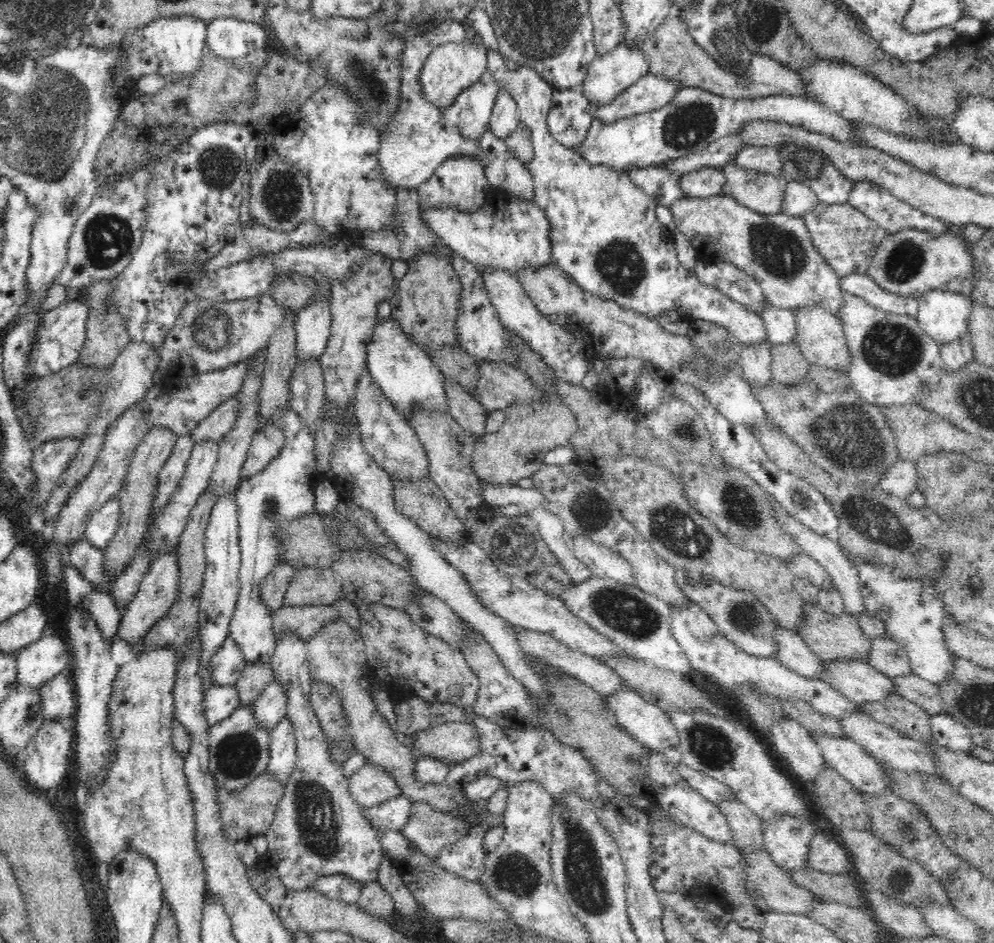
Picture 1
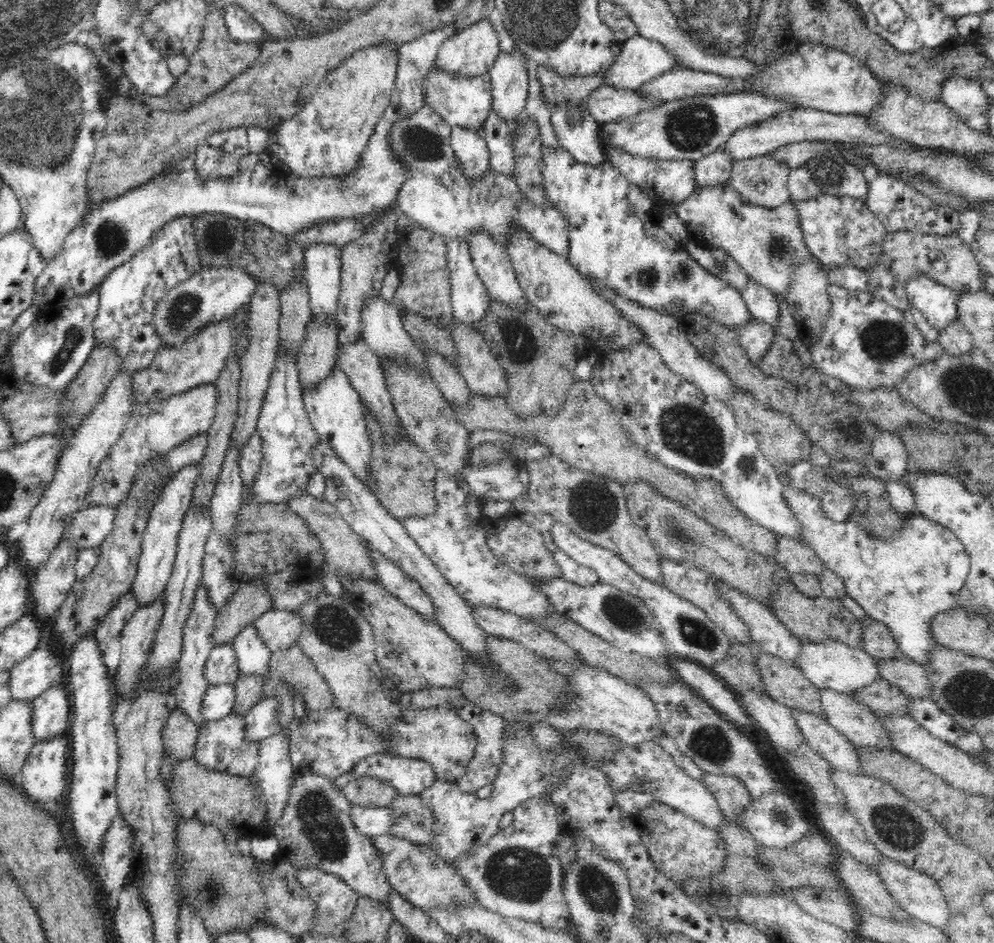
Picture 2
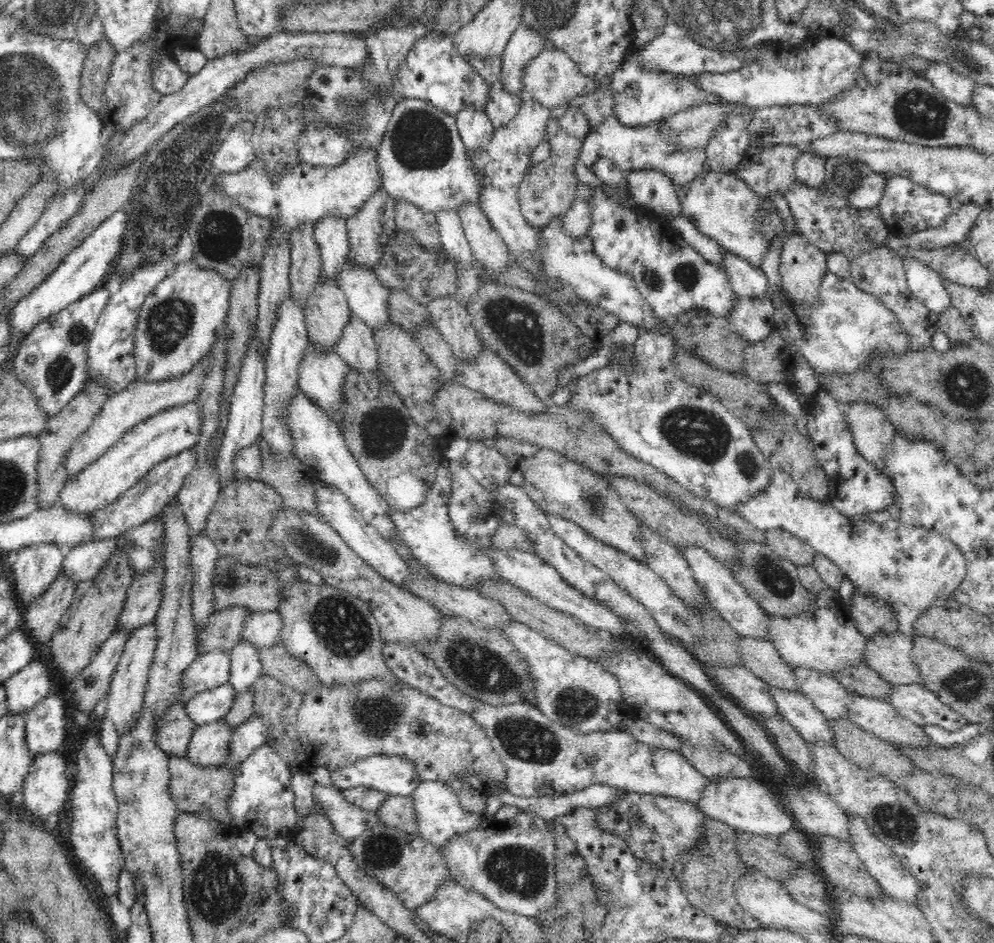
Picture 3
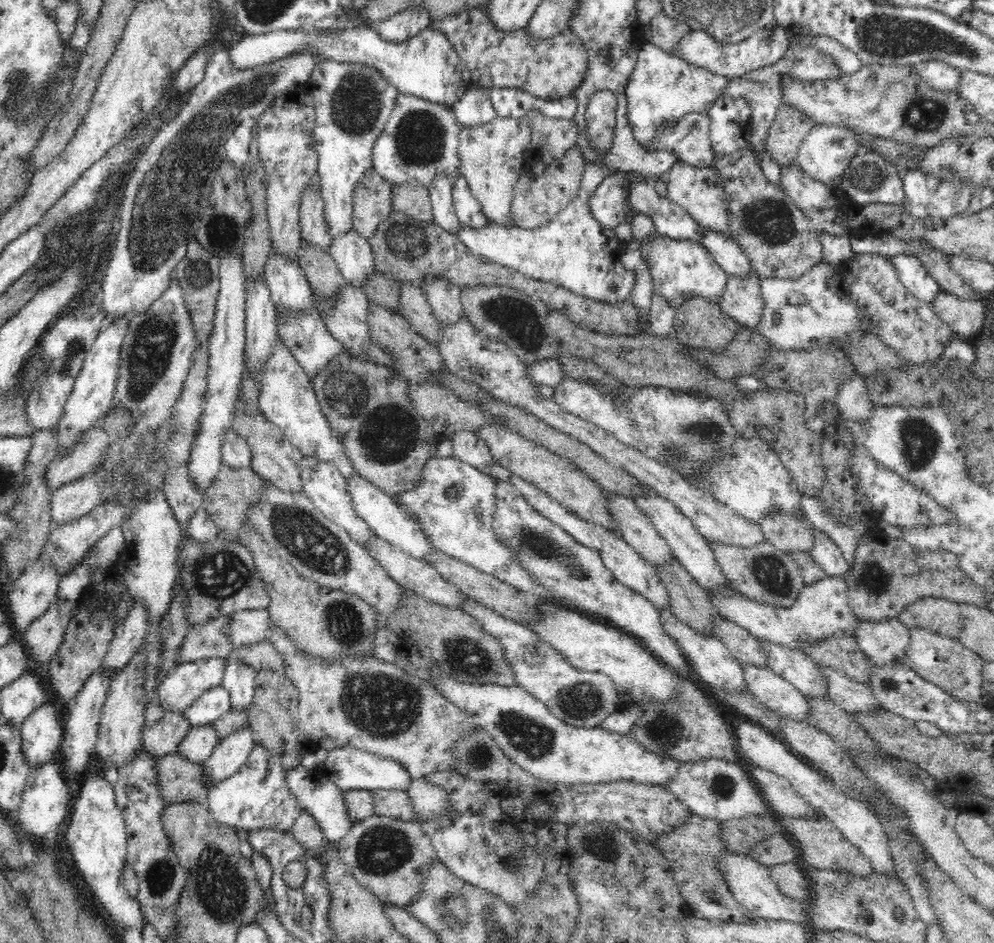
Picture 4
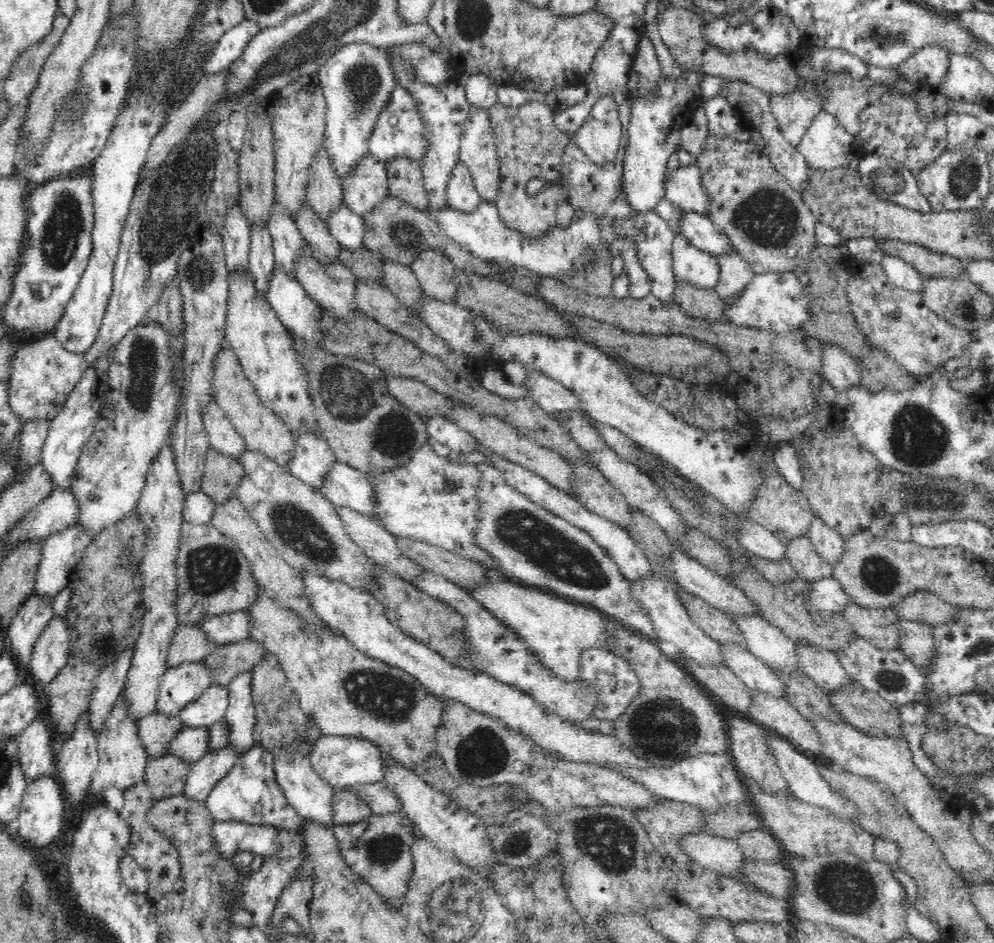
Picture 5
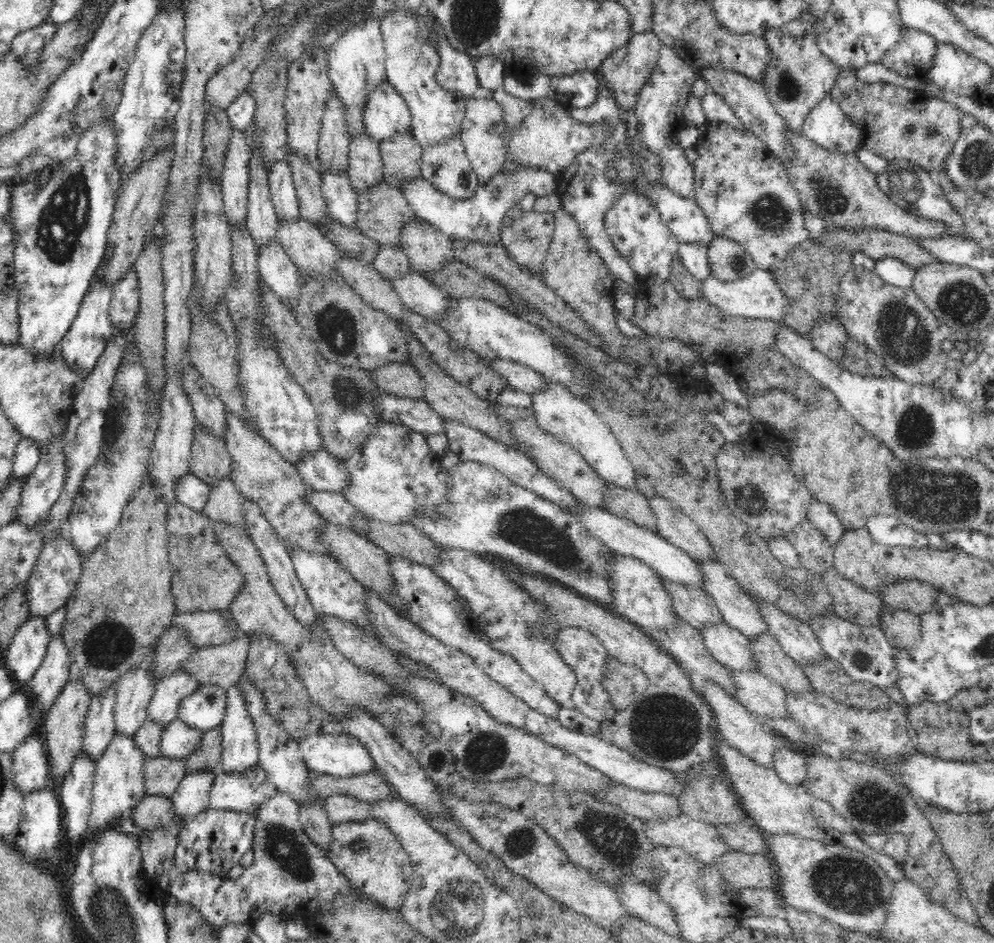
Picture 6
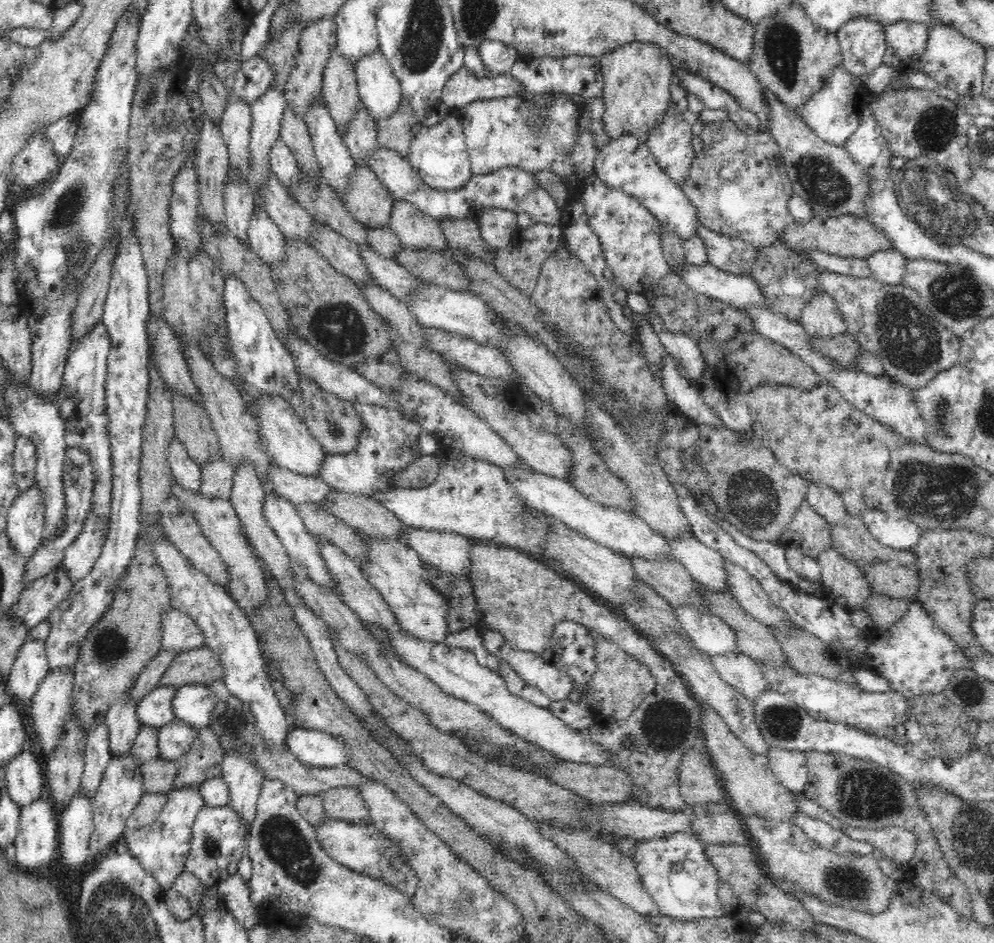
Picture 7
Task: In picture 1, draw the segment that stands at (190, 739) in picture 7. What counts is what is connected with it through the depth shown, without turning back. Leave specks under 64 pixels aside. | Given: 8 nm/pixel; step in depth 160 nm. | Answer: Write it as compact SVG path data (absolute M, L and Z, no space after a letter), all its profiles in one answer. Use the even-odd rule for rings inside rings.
M252 706L239 707L232 716L209 728L209 772L215 784L224 790L244 790L254 778L267 771L270 760L270 731L256 723Z

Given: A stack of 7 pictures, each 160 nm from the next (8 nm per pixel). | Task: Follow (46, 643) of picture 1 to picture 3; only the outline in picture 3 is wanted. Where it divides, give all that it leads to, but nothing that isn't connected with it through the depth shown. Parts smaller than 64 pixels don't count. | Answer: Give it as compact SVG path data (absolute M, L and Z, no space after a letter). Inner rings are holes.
M37 658L8 677L3 685L8 712L12 714L25 713L52 693L48 666Z

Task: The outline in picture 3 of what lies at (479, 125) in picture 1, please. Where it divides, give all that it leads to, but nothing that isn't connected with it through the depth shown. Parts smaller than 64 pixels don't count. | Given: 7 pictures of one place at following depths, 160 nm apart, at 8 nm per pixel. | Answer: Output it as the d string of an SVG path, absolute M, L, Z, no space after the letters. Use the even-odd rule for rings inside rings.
M420 33L419 40L408 52L404 64L398 68L398 74L394 78L394 92L400 98L419 98L429 101L438 110L454 117L470 106L476 110L485 110L488 94L493 86L486 83L468 60L457 53L452 39L453 35L448 33L434 34L434 36L425 33L423 37Z

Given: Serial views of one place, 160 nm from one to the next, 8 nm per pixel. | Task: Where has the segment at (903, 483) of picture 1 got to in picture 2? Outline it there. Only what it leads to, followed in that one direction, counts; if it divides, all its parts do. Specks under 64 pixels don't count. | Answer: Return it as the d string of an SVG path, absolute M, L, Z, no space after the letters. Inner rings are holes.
M880 431L872 444L866 469L868 474L881 481L902 481L908 472L908 451L901 436Z

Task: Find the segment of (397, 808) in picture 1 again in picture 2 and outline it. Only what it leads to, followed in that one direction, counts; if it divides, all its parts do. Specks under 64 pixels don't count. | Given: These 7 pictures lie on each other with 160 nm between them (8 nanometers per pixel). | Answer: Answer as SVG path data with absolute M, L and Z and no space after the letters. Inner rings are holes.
M353 805L350 817L360 834L373 839L390 833L390 828L394 824L394 813L390 806Z

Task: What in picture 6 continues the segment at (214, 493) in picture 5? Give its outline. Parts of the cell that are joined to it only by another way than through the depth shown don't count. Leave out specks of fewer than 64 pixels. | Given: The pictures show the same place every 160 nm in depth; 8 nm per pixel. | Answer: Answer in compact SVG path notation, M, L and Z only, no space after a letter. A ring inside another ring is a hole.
M196 426L191 446L190 470L210 488L218 486L232 470L232 457L224 440Z

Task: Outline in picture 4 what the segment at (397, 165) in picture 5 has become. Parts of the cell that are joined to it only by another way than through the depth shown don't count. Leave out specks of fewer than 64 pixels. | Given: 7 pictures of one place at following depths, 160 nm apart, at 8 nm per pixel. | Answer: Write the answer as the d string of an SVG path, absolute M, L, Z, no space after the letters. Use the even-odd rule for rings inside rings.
M394 185L392 188L393 210L426 226L433 224L433 207L426 187L418 185Z

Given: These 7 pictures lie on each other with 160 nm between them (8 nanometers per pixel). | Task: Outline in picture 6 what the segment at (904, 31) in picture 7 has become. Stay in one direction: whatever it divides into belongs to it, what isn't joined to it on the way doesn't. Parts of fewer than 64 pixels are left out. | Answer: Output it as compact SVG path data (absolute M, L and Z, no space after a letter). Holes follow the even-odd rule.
M908 28L906 36L884 54L881 62L900 76L929 81L928 70L934 64L937 44L930 34Z

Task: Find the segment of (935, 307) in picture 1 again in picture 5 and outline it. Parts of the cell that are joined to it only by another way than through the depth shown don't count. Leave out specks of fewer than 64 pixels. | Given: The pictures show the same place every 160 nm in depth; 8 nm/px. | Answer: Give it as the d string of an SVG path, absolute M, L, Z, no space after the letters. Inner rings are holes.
M885 255L881 265L895 286L912 293L920 293L925 288L926 278L904 259Z

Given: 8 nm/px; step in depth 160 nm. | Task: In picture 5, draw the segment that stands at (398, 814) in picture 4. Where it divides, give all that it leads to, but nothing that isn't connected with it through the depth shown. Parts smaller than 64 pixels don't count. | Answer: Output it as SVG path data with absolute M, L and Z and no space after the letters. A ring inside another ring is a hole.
M383 781L374 784L358 784L350 786L350 791L354 791L367 805L371 808L371 812L376 815L396 814L402 812L402 803L398 795Z

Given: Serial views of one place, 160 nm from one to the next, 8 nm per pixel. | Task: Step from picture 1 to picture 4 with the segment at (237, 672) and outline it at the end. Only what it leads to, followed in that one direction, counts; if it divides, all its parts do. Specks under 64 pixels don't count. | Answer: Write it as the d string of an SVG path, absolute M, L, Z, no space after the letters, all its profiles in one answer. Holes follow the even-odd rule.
M222 658L180 664L157 686L157 703L170 711L182 713L204 692L222 684L226 664Z

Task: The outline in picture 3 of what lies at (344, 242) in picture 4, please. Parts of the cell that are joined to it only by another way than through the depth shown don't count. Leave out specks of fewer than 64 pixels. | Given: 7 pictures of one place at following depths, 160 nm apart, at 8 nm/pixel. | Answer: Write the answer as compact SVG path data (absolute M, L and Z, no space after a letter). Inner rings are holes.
M348 256L338 277L351 314L363 320L373 331L391 322L388 314L390 290L377 280L374 270L357 266Z

